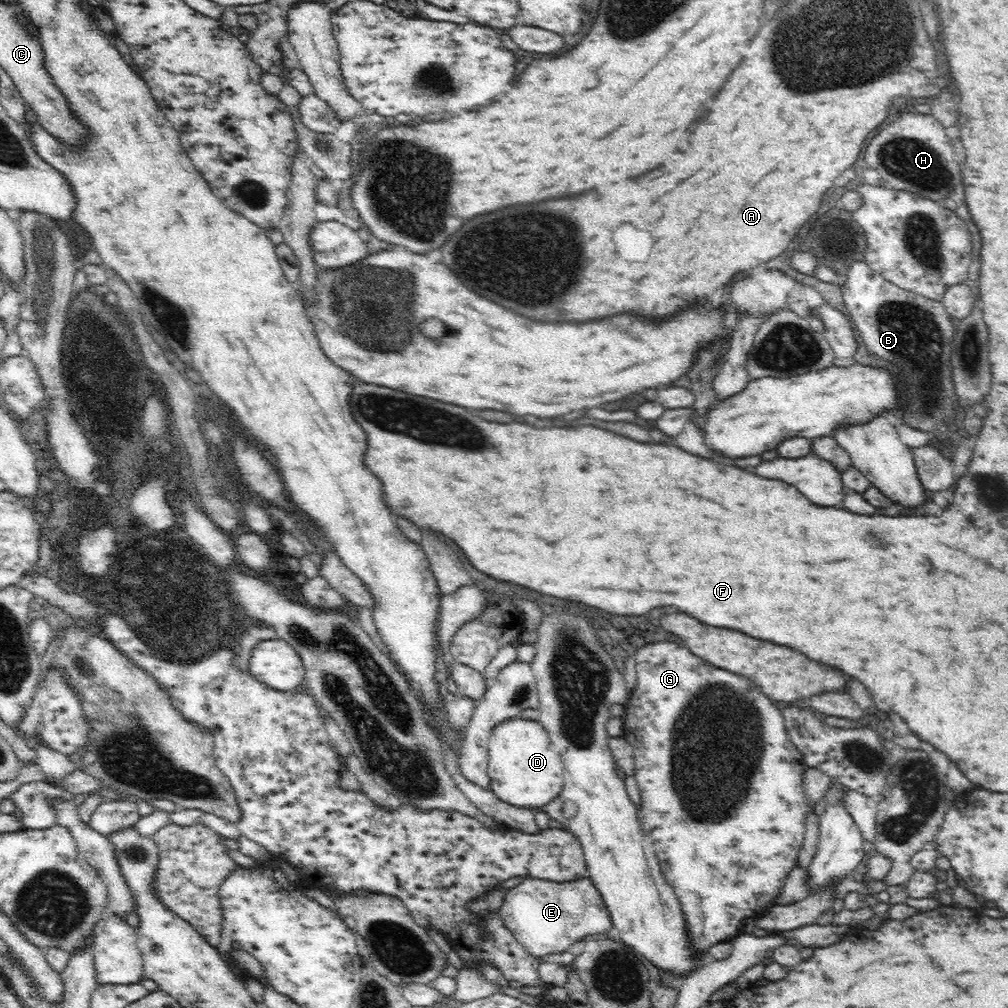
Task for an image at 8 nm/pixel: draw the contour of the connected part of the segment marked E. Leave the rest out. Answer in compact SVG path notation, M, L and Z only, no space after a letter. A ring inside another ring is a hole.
M524 878L516 888L510 888L506 902L500 908L500 918L515 940L536 958L566 952L572 944L585 936L610 931L612 918L591 880L549 882L538 878Z

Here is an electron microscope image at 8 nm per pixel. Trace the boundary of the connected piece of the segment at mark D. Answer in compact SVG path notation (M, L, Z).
M508 719L498 723L489 738L488 776L491 790L499 800L522 809L550 804L563 786L563 762L560 750L550 741L540 721Z

